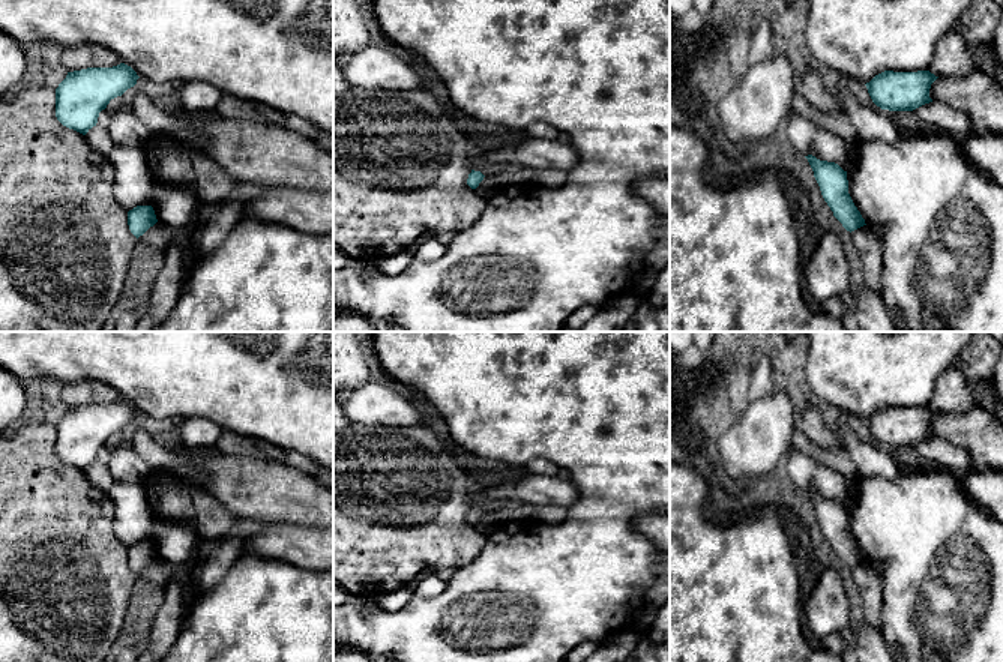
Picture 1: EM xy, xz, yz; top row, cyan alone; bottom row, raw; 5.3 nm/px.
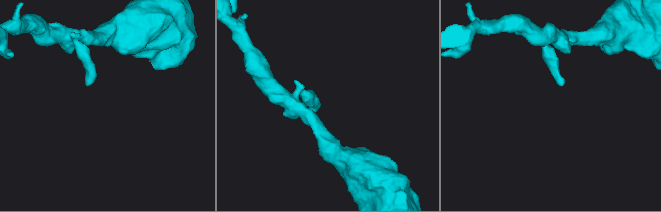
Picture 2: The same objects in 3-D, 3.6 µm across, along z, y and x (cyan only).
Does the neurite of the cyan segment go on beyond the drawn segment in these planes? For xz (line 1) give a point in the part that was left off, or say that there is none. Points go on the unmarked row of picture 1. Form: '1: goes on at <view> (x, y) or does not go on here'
1: does not go on here

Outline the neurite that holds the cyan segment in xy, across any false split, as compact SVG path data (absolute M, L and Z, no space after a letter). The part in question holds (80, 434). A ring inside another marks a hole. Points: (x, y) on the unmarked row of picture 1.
M125 399L68 408L56 425L56 453L63 462L86 471L110 437L134 423L138 414Z

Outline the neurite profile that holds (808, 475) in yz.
M797 449L788 452L785 468L791 482L803 492L812 491L820 497L835 498L848 509L854 482Z

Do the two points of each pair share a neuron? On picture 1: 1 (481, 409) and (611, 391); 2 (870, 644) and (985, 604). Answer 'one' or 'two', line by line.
1: one
2: two

